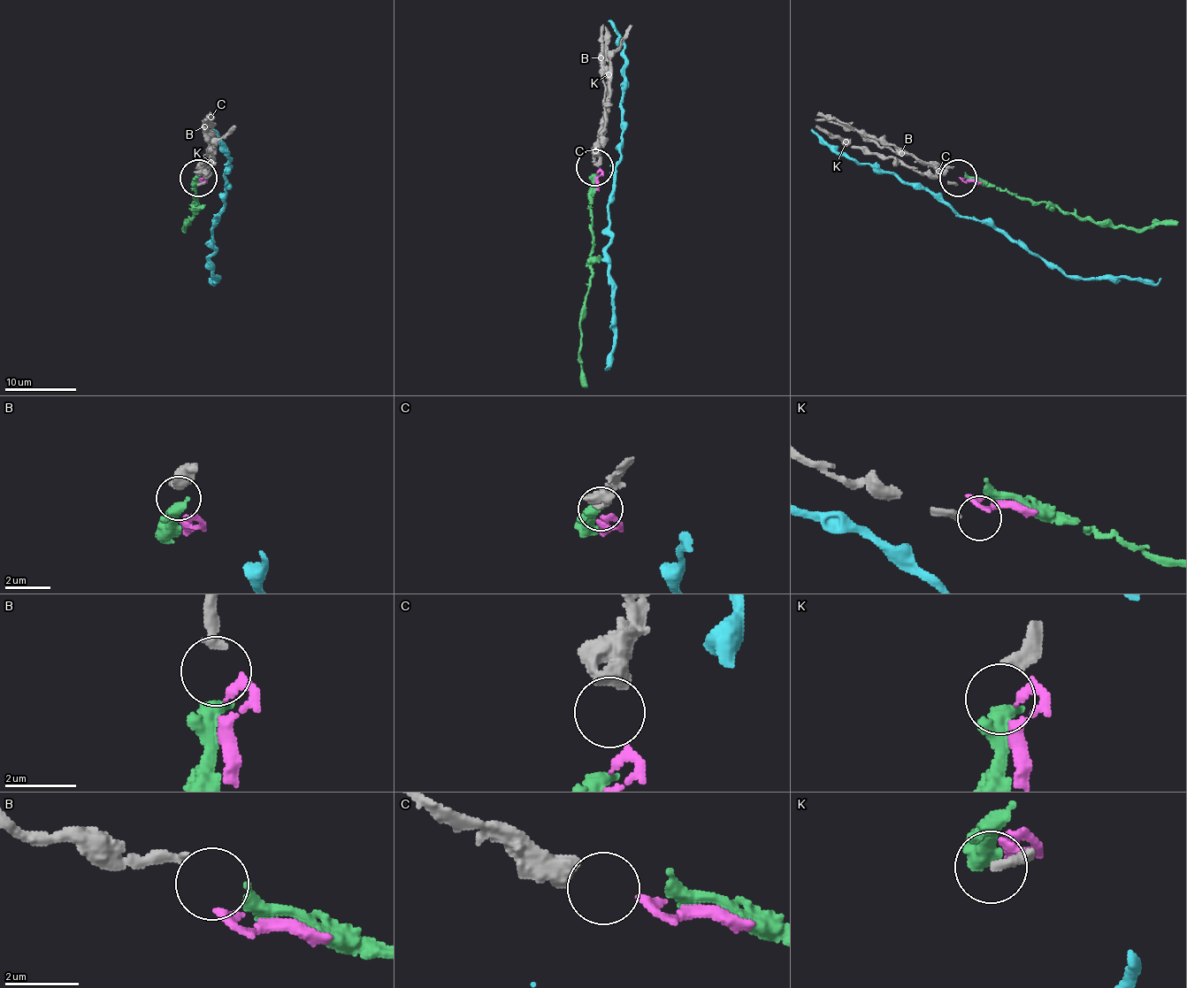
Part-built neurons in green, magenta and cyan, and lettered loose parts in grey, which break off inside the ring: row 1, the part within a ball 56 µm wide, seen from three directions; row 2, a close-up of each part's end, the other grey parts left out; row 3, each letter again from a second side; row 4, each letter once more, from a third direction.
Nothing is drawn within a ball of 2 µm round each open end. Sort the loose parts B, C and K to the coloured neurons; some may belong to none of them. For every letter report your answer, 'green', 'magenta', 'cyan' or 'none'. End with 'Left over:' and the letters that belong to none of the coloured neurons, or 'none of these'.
B: green
C: magenta
K: none
Left over: K

